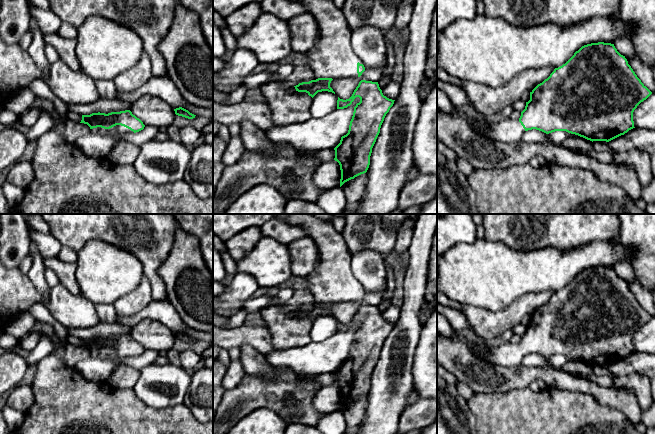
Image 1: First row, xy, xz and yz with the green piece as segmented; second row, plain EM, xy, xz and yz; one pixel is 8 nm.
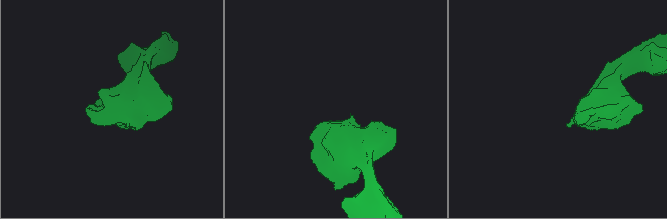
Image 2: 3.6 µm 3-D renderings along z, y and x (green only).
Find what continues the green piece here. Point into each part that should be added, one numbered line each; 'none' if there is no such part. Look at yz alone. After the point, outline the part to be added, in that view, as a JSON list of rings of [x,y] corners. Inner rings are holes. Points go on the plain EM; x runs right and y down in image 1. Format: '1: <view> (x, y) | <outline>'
1: yz (508, 354) | [[[505,342],[499,346],[492,346],[487,357],[483,356],[477,349],[471,348],[473,355],[493,365],[515,367],[522,364],[525,353],[519,344]]]

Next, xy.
1: xy (118, 354) | [[[116,349],[110,353],[97,351],[97,352],[90,353],[90,356],[95,357],[97,359],[104,359],[104,360],[122,360],[122,359],[134,358],[133,355],[121,349]]]

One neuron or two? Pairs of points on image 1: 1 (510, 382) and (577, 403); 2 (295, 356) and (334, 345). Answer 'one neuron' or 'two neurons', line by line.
1: two neurons
2: one neuron

